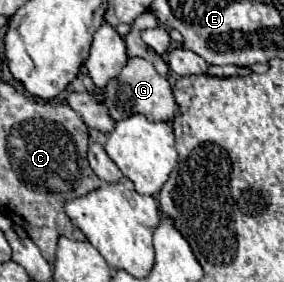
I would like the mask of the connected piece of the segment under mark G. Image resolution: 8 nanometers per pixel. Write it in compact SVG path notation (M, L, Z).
M139 57L129 58L120 75L106 85L106 107L114 121L122 121L134 113L142 113L150 121L172 121L180 115L180 107L176 107L168 79L160 77L152 63Z

